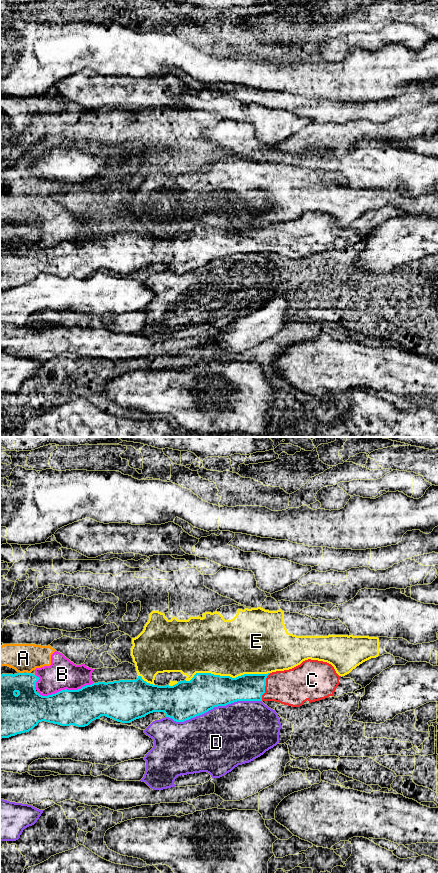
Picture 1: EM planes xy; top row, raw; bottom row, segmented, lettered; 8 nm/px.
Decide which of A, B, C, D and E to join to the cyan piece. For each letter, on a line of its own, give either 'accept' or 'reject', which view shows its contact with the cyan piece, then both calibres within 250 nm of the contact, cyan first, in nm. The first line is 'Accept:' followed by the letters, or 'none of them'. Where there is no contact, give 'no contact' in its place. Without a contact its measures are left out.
Accept: C
A: reject; contact in xy; calibres 240 and 220 nm
B: reject; contact in xy; calibres 300 and 240 nm
C: accept; contact in xy; calibres 220 and 300 nm
D: reject; contact in xy; calibres 300 and 480 nm
E: reject; contact in xy; calibres 300 and 460 nm

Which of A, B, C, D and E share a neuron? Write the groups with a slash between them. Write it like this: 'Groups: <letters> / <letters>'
Groups: A B / C / D / E

